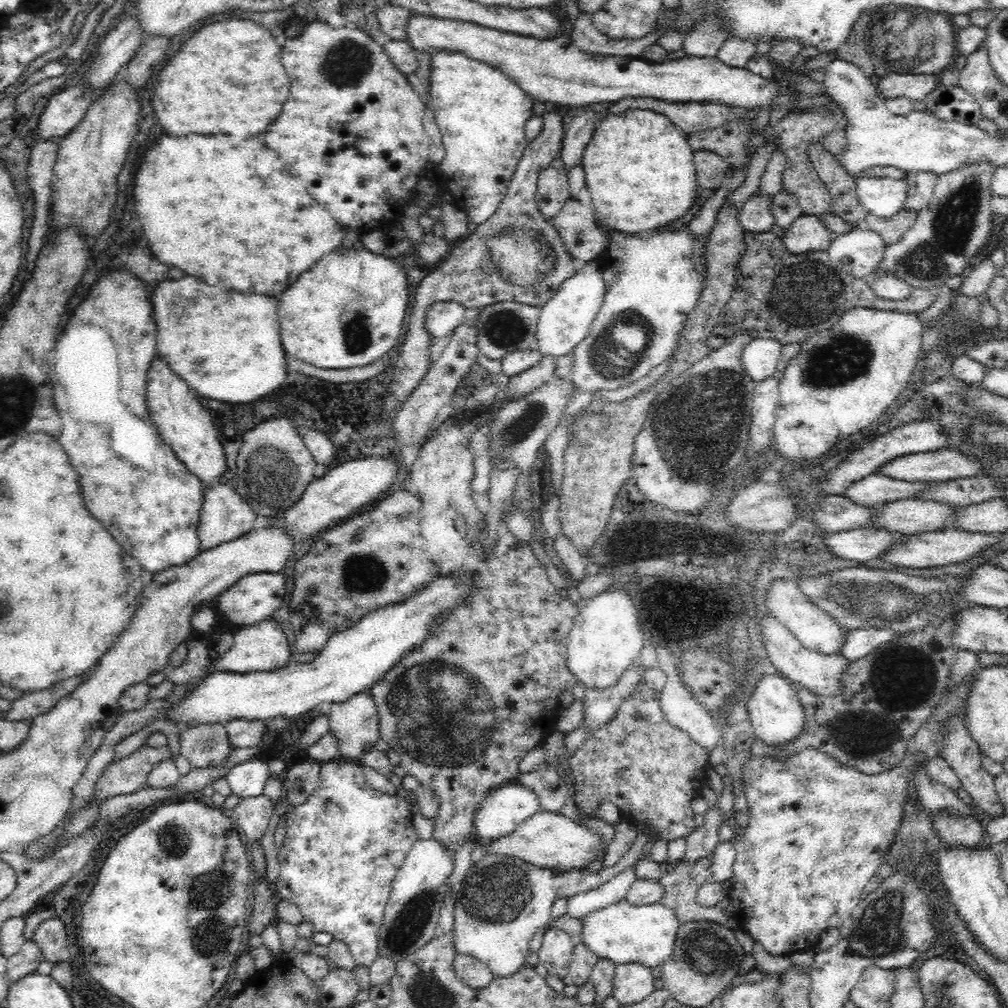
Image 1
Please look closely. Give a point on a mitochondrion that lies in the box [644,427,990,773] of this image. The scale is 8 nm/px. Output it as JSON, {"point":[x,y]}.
{"point":[889,601]}

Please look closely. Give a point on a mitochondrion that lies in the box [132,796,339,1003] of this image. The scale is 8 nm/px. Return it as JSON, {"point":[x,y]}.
{"point":[209,939]}

